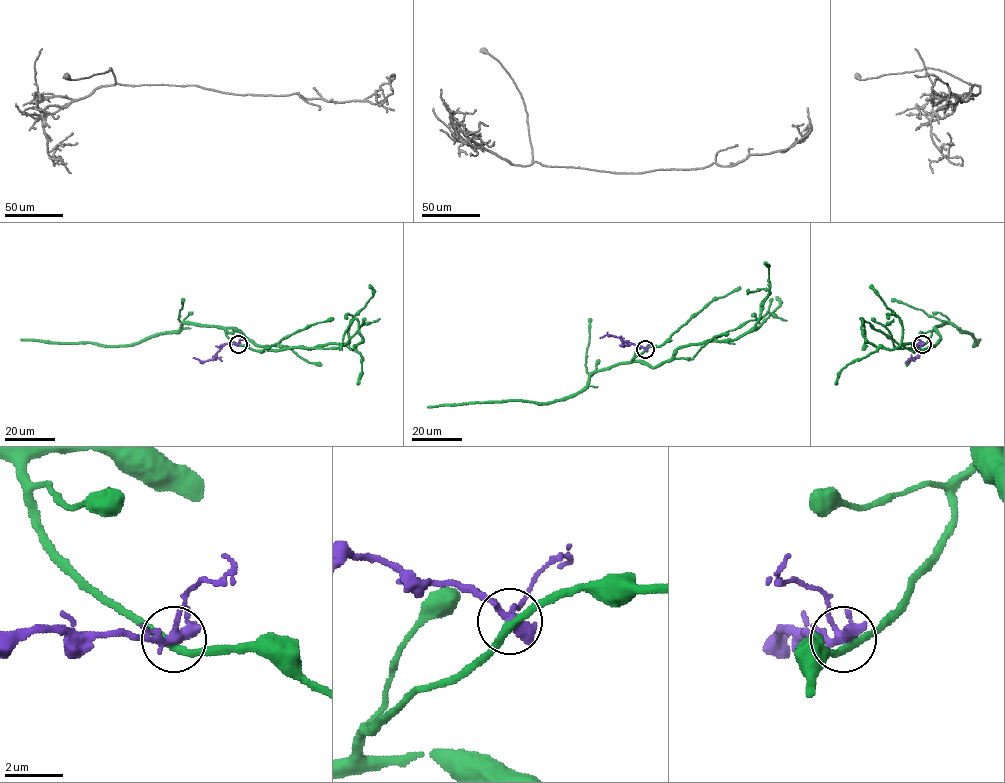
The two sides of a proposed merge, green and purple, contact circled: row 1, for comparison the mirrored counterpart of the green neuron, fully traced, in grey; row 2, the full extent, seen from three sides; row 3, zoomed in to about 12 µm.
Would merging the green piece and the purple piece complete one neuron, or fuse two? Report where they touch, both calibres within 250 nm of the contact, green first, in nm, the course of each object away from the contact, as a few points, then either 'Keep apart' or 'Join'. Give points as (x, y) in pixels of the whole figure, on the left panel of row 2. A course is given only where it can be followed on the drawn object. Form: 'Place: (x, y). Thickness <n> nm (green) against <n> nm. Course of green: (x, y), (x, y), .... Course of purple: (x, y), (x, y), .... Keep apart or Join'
Place: (238, 344). Thickness 280 nm (green) against 320 nm. Course of green: (238, 344), (226, 328), (271, 349), (330, 344), (351, 349), (362, 337), (356, 319), (340, 349). Course of purple: (238, 344), (225, 344), (215, 359), (205, 361), (193, 358). Keep apart

